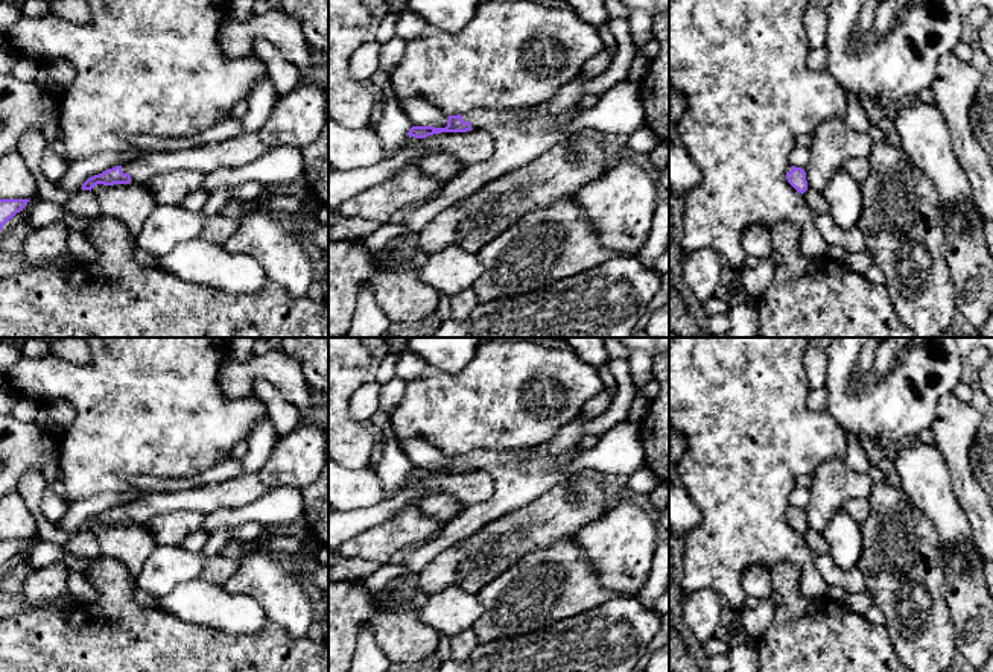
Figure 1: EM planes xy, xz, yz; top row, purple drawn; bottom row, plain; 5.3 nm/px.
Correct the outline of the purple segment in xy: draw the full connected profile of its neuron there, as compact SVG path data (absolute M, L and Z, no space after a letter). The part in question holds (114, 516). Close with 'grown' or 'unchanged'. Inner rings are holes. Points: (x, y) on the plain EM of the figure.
M252 473L187 490L149 491L138 500L88 518L82 525L82 531L91 532L97 525L114 526L148 521L157 515L182 509L208 514L219 509L243 508L263 497L268 491L269 488Z | grown

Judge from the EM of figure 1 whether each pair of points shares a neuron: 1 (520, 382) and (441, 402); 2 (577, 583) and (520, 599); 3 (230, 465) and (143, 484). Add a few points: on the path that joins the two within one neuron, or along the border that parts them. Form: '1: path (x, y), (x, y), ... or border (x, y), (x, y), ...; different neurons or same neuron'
1: path (501, 400), (461, 402); same neuron
2: path (563, 583), (551, 583), (534, 592); same neuron
3: path (209, 476), (186, 484), (164, 484); same neuron

